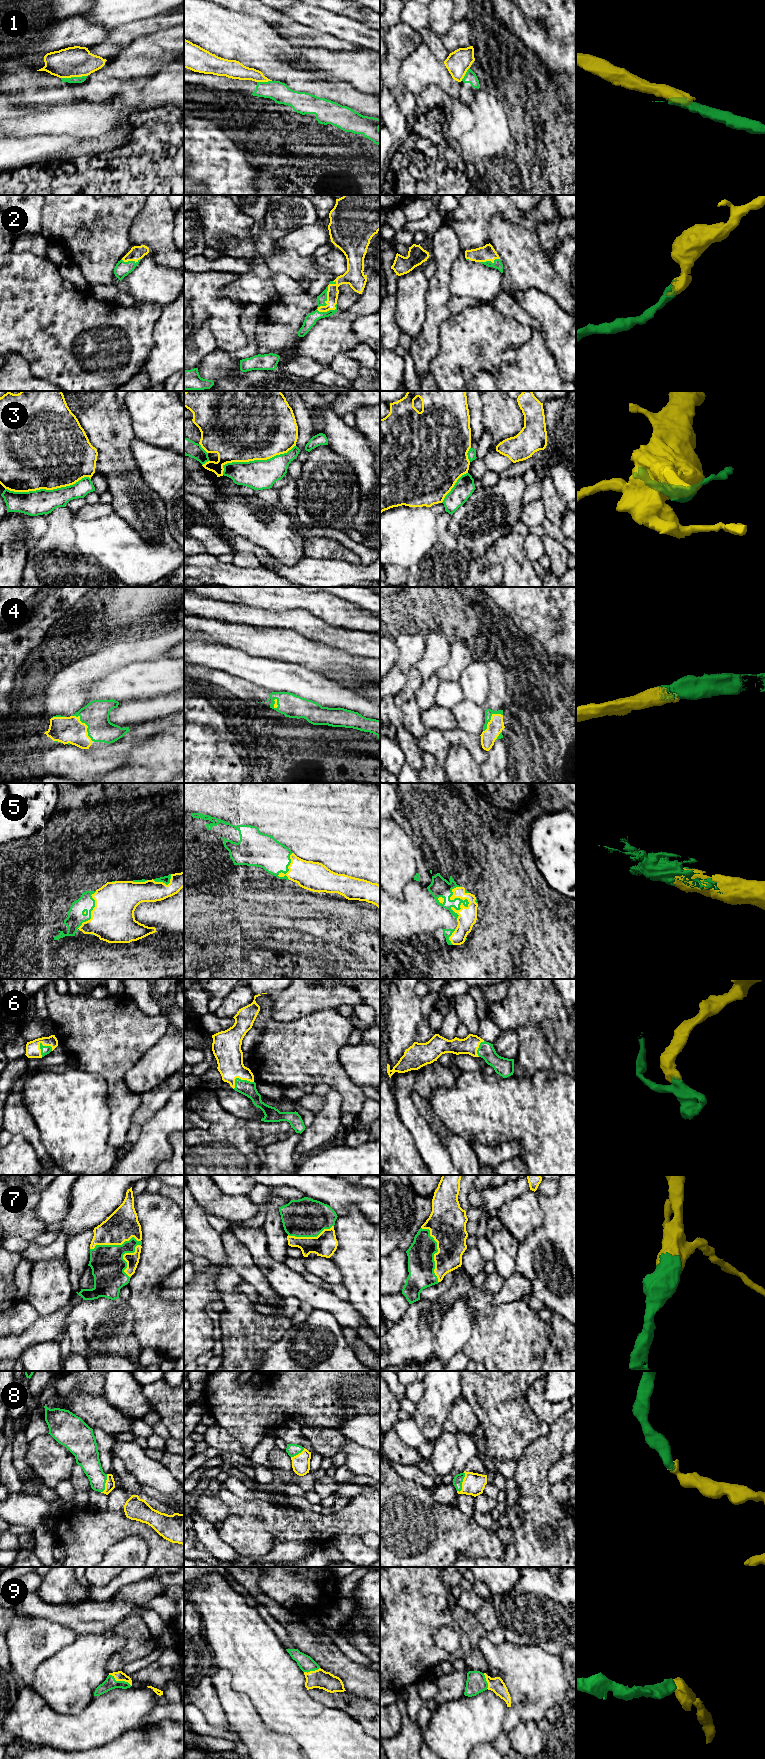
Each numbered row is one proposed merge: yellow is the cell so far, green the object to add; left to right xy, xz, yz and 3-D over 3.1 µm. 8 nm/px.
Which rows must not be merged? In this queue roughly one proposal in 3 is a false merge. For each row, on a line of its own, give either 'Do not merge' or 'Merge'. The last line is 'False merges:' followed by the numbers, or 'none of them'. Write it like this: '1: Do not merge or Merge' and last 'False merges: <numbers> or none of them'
1: Do not merge
2: Merge
3: Merge
4: Merge
5: Merge
6: Merge
7: Merge
8: Merge
9: Merge
False merges: 1

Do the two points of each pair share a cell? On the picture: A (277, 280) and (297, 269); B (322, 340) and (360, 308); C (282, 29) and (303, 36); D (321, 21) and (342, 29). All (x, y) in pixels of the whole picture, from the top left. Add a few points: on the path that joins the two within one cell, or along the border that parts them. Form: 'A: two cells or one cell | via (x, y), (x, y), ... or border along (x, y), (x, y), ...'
A: two cells | border along (274, 272), (286, 274), (299, 283)
B: one cell | via (331, 334), (351, 315)
C: one cell | via (287, 29), (298, 35)
D: one cell | via (326, 22), (337, 25)

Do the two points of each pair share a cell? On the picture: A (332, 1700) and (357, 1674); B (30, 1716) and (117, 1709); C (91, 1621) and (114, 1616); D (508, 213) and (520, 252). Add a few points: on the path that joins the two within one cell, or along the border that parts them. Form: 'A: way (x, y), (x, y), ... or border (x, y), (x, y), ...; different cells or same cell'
A: border (346, 1690), (364, 1696), (368, 1700); different cells
B: way (52, 1724), (95, 1724); same cell
C: way (97, 1617), (108, 1616); same cell
D: border (488, 225), (493, 216), (500, 215), (533, 232); different cells

